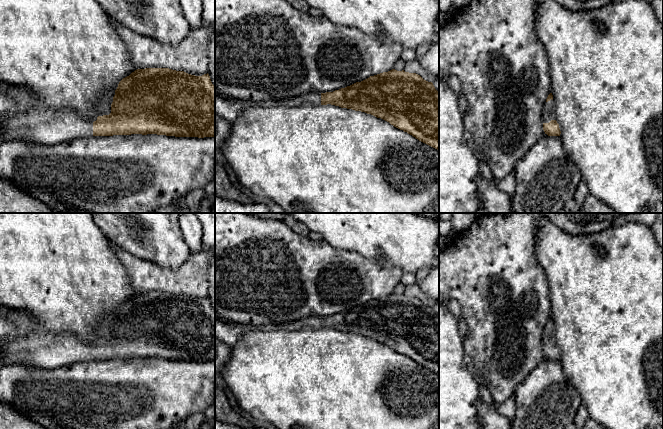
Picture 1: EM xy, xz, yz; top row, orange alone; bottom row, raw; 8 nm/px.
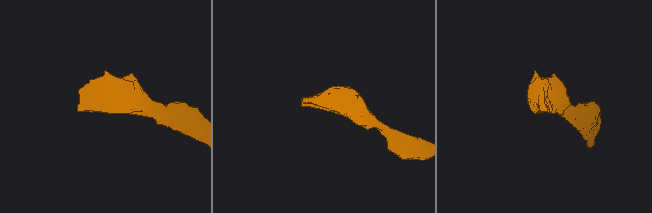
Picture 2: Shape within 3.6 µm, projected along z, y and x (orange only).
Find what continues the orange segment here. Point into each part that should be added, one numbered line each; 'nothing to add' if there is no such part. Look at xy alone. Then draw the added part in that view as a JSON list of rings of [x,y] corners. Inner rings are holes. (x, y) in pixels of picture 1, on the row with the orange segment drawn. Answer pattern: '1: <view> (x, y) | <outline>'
1: xy (48, 127) | [[[74,109],[19,111],[0,119],[1,137],[4,141],[56,145],[93,136],[93,122],[96,120],[96,117],[84,118]]]

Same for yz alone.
1: yz (548, 114) | [[[552,99],[548,102],[545,102],[542,118],[543,118],[543,123],[549,123],[551,120],[556,120],[555,106],[554,106],[554,101]]]

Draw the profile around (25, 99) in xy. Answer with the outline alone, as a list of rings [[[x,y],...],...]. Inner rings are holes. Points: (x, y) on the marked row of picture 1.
[[[0,82],[2,89],[15,101],[19,111],[32,110],[38,104],[37,96],[30,89]]]

